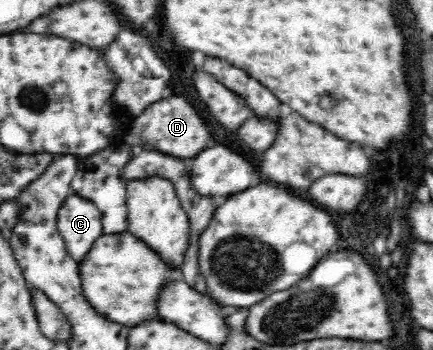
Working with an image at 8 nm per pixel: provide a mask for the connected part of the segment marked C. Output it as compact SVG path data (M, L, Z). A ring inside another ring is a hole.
M76 193L67 198L57 213L57 228L72 259L79 264L92 245L104 235L101 211Z

